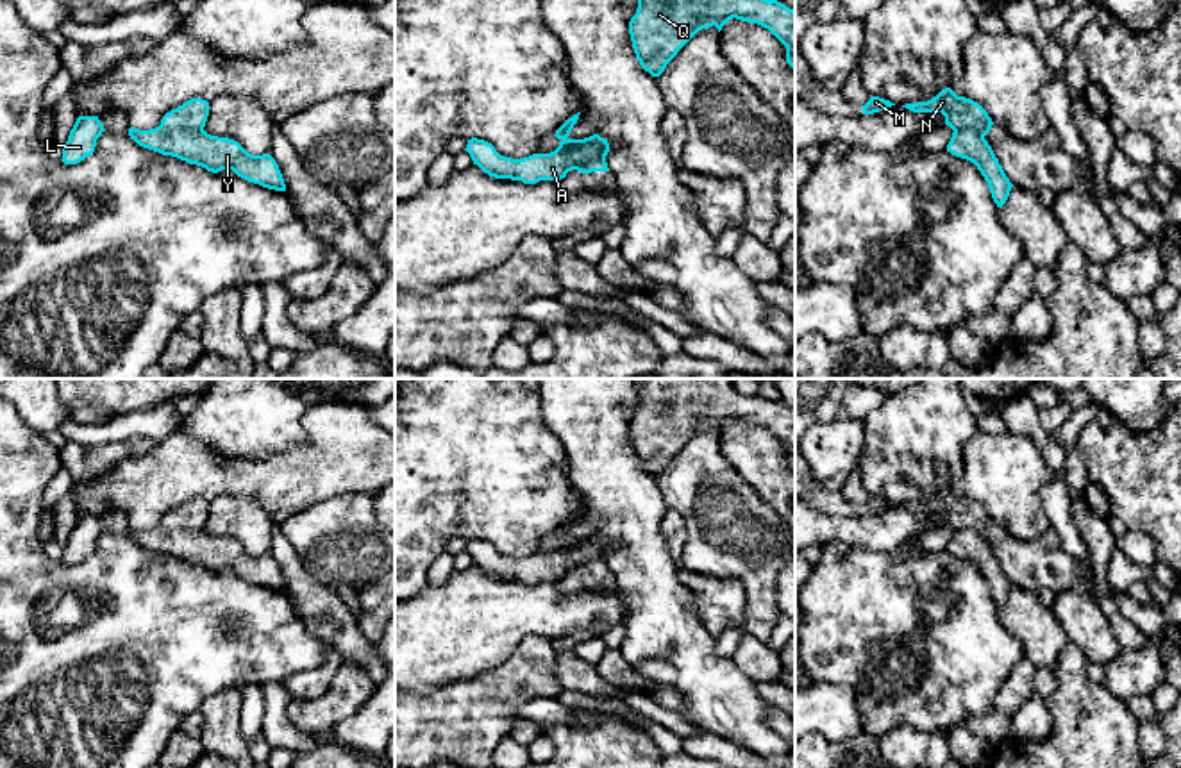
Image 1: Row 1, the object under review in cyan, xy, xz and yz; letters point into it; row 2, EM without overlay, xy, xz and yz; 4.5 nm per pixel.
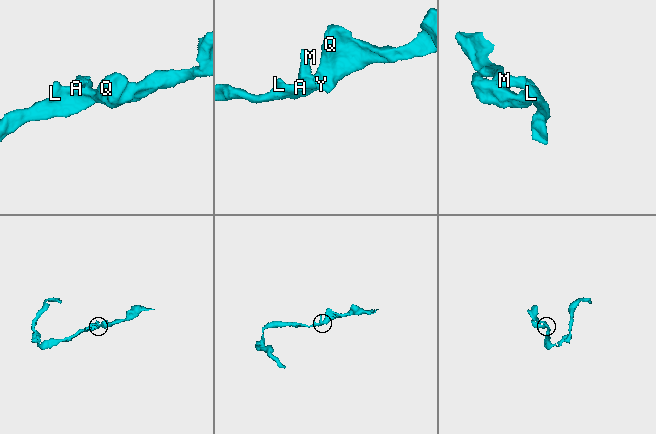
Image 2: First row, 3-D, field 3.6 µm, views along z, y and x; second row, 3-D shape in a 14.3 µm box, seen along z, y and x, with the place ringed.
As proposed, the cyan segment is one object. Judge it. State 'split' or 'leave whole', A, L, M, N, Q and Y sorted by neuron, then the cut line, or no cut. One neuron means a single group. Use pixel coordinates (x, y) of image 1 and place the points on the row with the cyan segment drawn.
split; A L Q Y / M N; cut in xy along (159, 125), (202, 129)

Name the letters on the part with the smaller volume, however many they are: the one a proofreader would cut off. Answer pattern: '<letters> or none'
M, N

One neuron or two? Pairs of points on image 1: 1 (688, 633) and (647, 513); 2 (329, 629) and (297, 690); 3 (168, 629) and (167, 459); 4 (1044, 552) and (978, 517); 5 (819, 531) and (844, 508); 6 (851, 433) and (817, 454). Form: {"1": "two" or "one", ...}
{"1": "one", "2": "two", "3": "two", "4": "one", "5": "two", "6": "one"}

